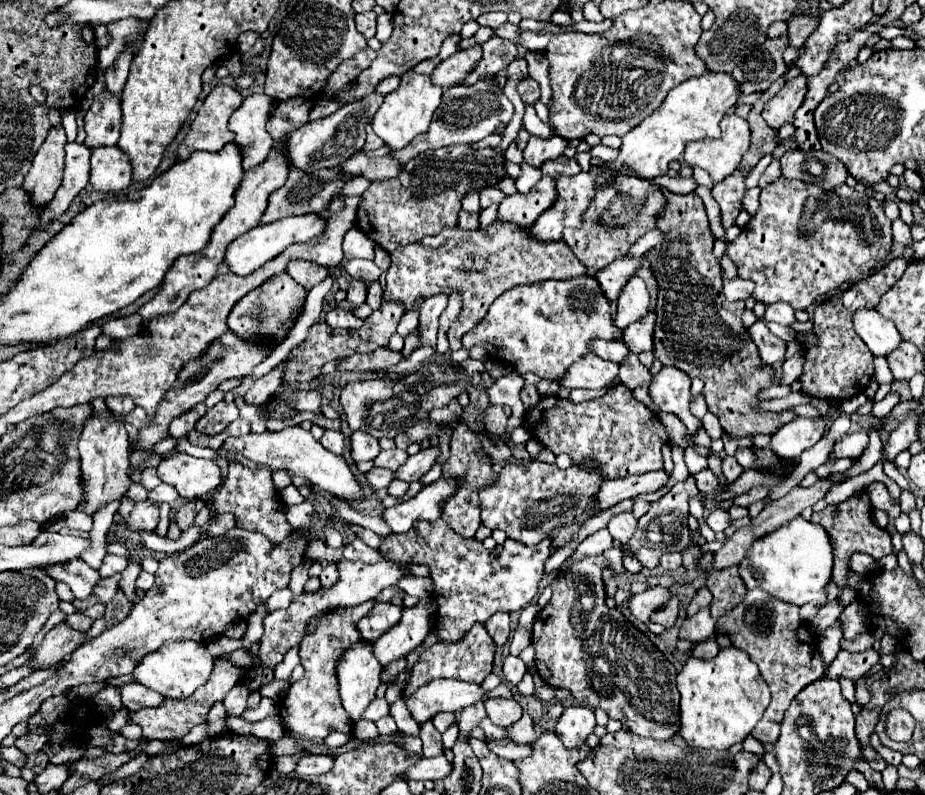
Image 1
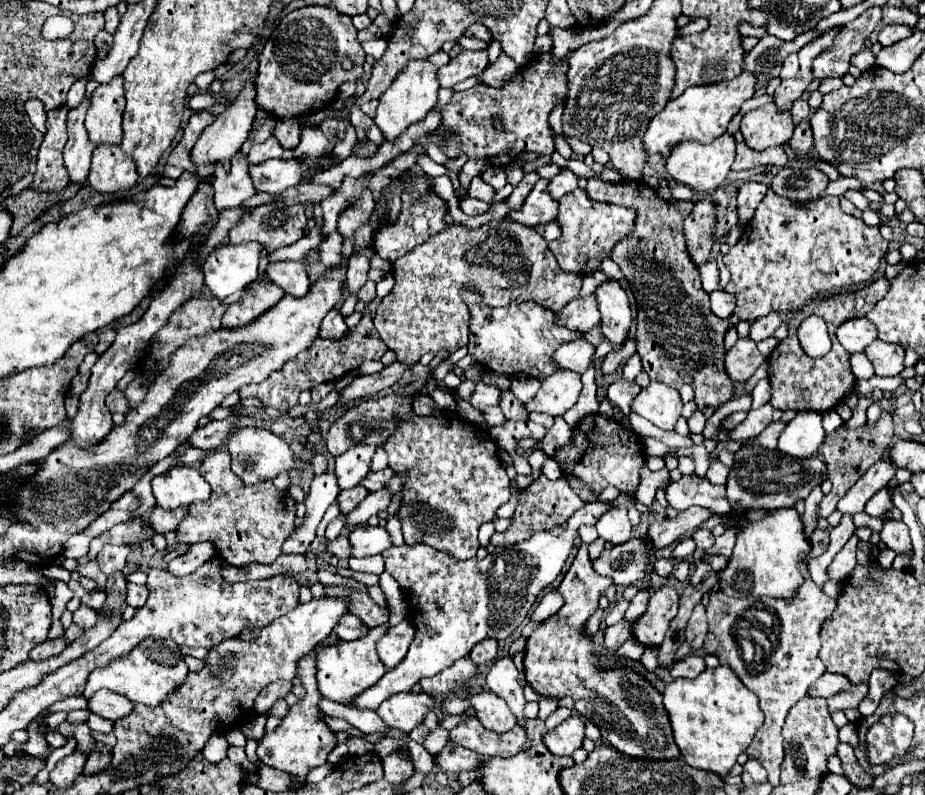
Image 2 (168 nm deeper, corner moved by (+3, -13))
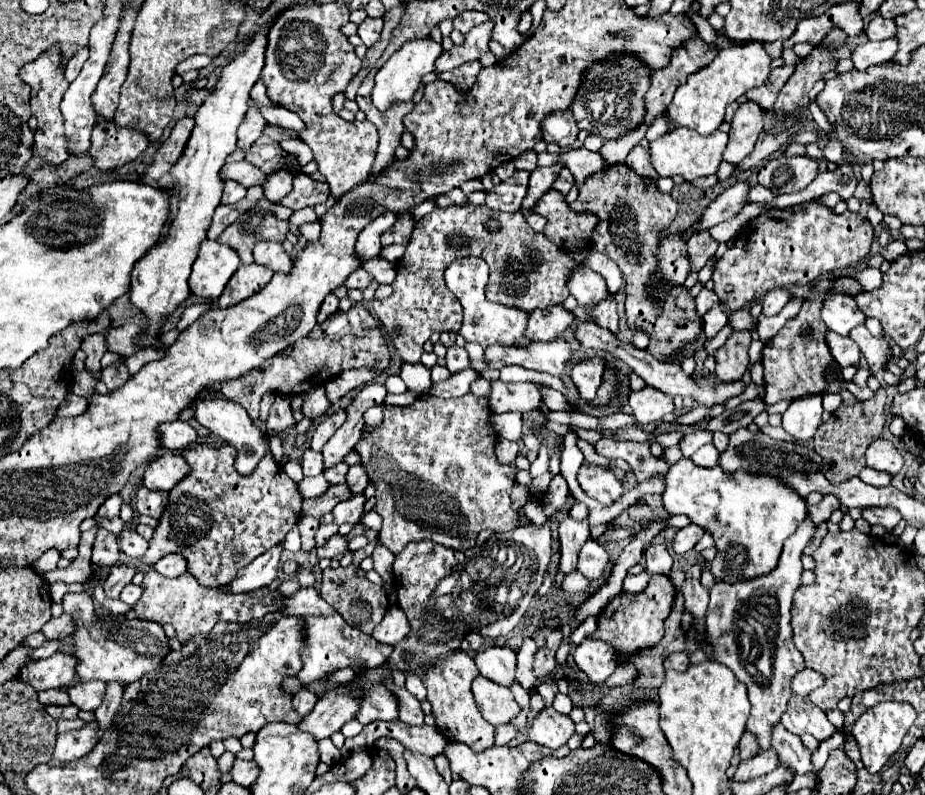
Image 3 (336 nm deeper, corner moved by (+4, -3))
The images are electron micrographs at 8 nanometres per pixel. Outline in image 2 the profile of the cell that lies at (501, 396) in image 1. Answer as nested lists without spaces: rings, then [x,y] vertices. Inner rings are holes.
[[[477,383],[477,385],[475,385],[475,389],[473,389],[473,393],[471,393],[469,403],[471,403],[475,409],[483,411],[485,407],[499,405],[499,393],[501,393],[501,391],[499,391],[495,385]]]

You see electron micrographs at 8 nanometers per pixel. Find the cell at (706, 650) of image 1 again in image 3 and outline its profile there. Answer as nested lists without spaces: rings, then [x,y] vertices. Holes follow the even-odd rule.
[[[672,653],[672,655],[668,655],[668,657],[666,657],[666,661],[664,661],[666,671],[670,671],[670,669],[686,671],[686,669],[688,669],[688,665],[690,665],[690,659],[688,659],[688,655],[686,655],[686,653]]]

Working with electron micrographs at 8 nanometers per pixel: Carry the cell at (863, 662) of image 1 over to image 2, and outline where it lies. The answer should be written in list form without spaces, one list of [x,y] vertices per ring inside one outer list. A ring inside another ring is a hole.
[[[825,673],[823,677],[819,677],[819,679],[815,681],[815,685],[811,685],[811,689],[807,691],[807,695],[827,699],[827,697],[839,693],[839,691],[849,689],[849,687],[851,687],[851,683],[847,681],[847,677],[837,675],[837,673]]]

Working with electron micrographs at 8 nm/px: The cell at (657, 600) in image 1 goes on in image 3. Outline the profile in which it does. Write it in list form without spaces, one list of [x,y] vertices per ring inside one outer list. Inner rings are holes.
[[[586,637],[574,649],[574,663],[588,675],[594,685],[604,683],[616,669],[614,647],[602,639]]]

